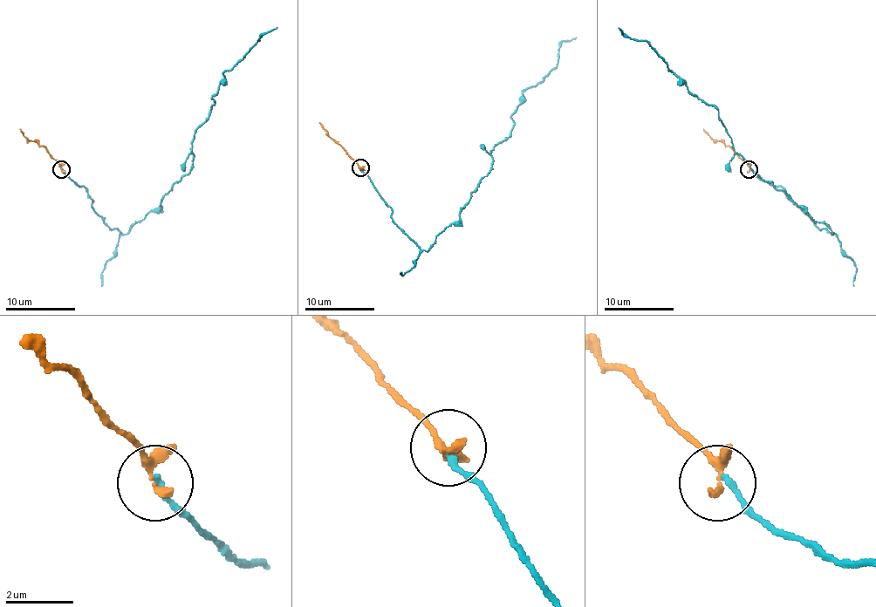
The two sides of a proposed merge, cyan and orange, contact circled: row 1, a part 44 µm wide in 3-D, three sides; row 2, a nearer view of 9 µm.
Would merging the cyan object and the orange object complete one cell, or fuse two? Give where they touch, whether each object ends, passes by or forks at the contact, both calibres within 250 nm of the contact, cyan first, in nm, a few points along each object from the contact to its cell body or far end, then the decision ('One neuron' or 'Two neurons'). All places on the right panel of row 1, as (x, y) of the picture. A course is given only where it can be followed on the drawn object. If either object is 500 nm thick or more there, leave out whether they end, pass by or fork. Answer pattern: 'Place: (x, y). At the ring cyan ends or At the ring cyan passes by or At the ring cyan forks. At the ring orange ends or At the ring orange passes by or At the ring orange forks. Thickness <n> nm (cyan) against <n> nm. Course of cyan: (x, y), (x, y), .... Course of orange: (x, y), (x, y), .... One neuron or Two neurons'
Place: (749, 169). At the ring cyan ends. At the ring orange passes by. Thickness 170 nm (cyan) against 200 nm. Course of cyan: (749, 170), (831, 235), (753, 170), (719, 111), (646, 41), (618, 28). Course of orange: (748, 170), (748, 165), (729, 146), (715, 140), (703, 128). One neuron

